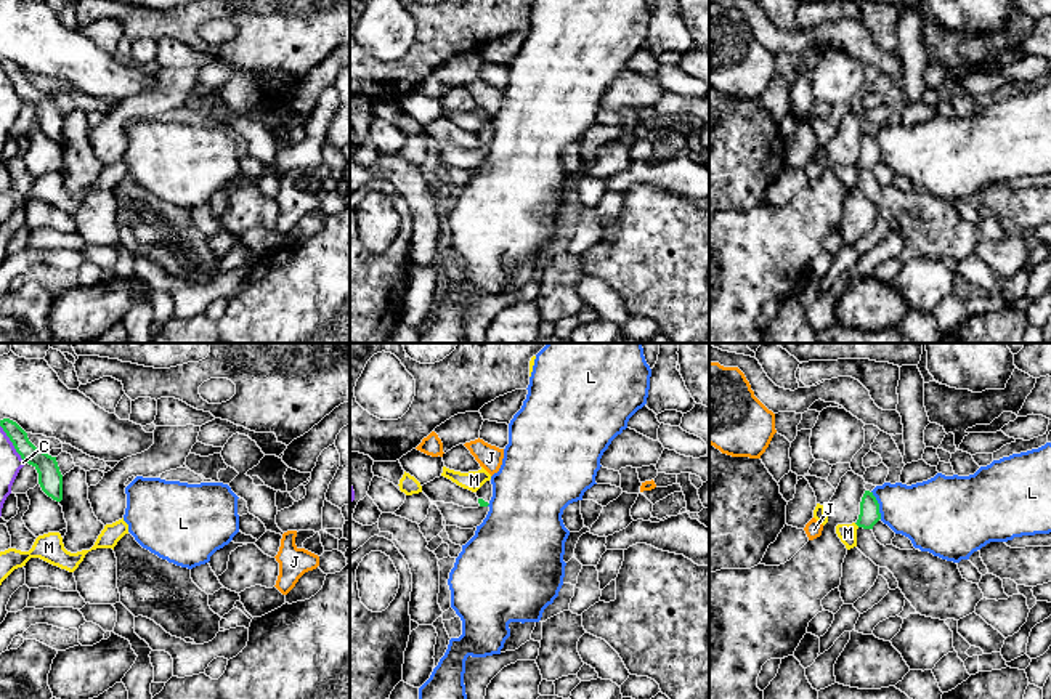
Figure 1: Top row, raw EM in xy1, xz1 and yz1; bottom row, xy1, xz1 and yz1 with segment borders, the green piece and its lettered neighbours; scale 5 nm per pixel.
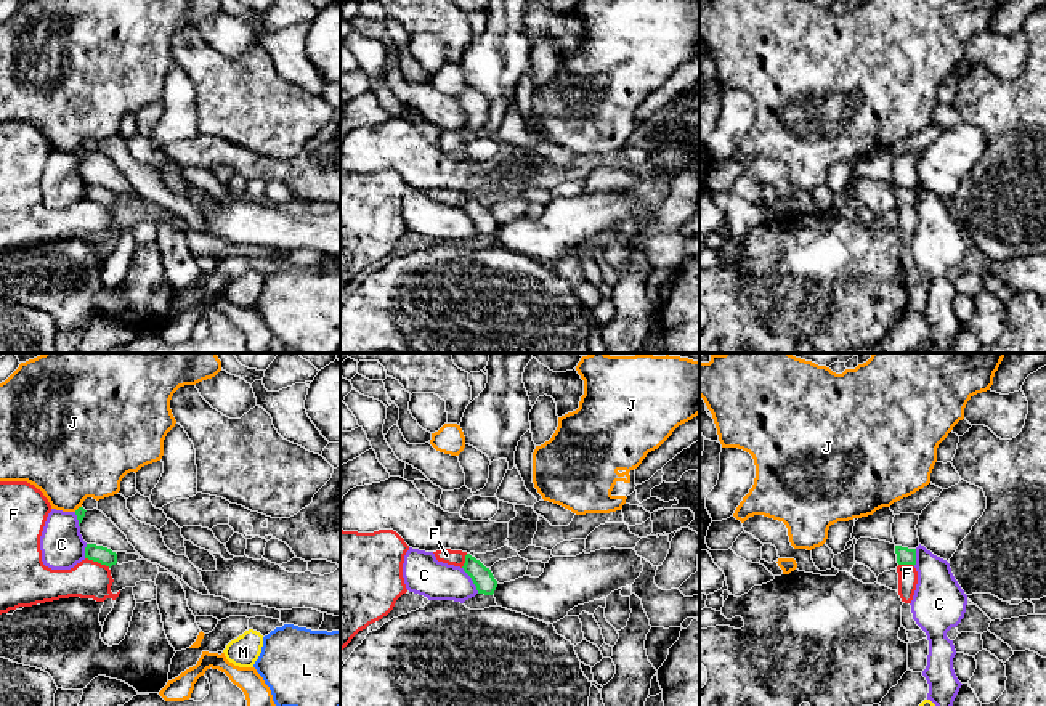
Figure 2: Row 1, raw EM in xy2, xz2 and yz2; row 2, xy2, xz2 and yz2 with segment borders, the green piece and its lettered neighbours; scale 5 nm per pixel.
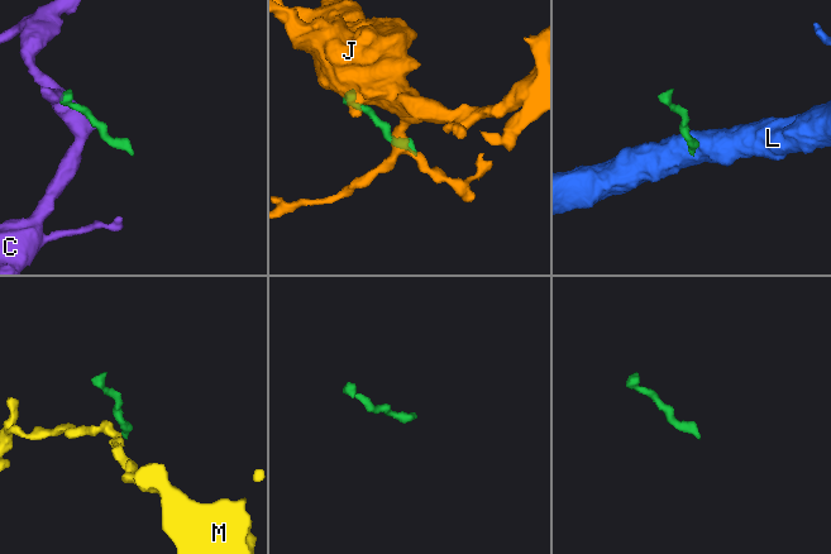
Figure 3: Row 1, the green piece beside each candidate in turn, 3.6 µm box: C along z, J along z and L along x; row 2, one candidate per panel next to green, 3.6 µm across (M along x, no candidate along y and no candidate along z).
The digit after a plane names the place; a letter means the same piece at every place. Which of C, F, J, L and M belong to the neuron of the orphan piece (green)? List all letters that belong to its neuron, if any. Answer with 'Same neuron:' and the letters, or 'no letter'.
Same neuron: no letter

